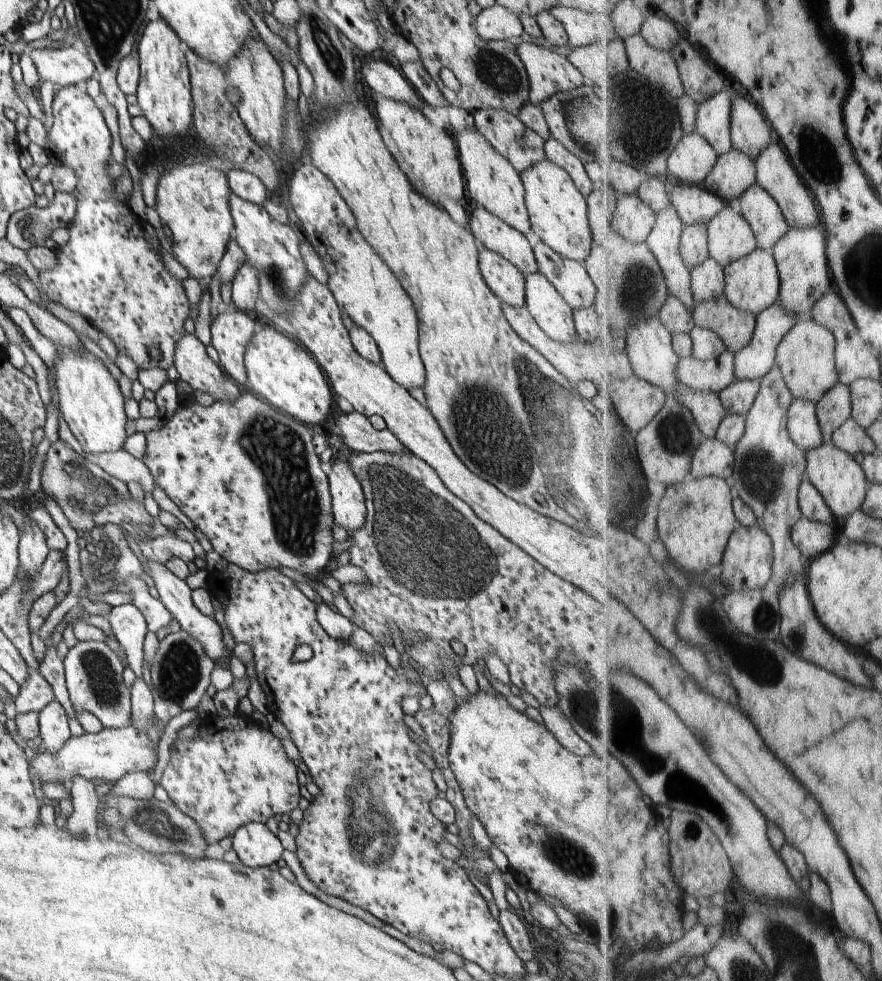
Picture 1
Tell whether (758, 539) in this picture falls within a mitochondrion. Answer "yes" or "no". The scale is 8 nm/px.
no

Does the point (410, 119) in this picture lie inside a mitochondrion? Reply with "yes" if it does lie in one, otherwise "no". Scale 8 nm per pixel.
no

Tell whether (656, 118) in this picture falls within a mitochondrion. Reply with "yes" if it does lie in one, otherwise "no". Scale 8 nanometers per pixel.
yes

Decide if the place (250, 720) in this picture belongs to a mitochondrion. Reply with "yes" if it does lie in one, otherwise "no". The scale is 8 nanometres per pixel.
no

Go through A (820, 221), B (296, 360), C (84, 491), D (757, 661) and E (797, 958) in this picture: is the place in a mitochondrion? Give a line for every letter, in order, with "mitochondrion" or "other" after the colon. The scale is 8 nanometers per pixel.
A: other
B: other
C: mitochondrion
D: mitochondrion
E: mitochondrion

